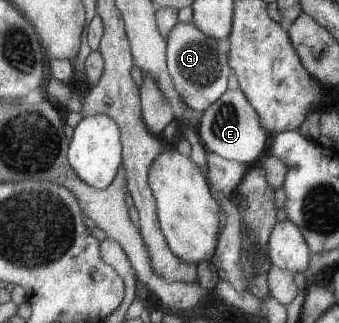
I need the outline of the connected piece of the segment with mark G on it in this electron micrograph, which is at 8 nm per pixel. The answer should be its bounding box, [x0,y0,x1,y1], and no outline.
[165,22,231,113]

